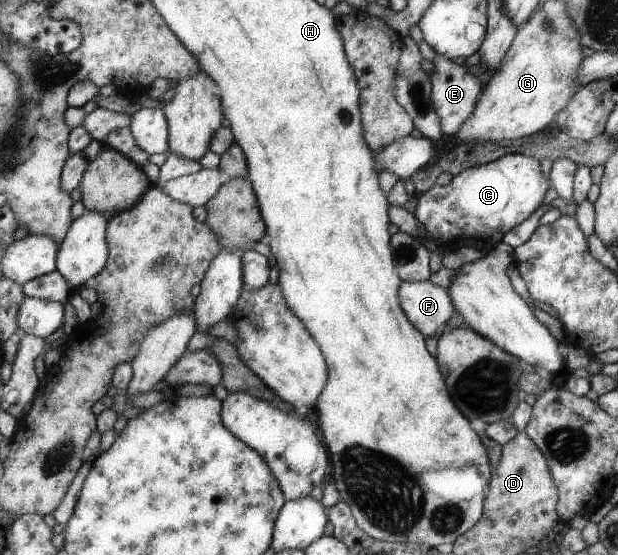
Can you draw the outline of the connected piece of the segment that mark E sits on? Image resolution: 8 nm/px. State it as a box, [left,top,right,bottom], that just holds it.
[429,53,483,135]

